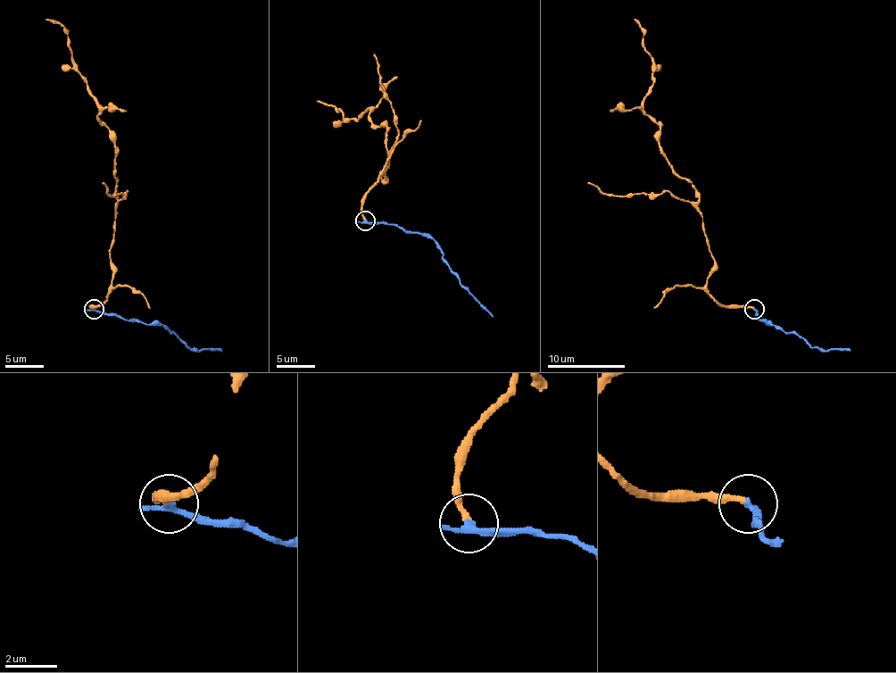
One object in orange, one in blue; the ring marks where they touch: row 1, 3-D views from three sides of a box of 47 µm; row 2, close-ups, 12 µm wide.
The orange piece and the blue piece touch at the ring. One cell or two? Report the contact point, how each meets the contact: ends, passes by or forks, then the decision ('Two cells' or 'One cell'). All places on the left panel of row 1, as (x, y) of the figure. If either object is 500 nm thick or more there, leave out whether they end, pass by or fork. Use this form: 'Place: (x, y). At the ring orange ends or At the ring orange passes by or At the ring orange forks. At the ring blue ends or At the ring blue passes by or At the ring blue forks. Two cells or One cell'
Place: (94, 309). At the ring orange ends. At the ring blue ends. Two cells

